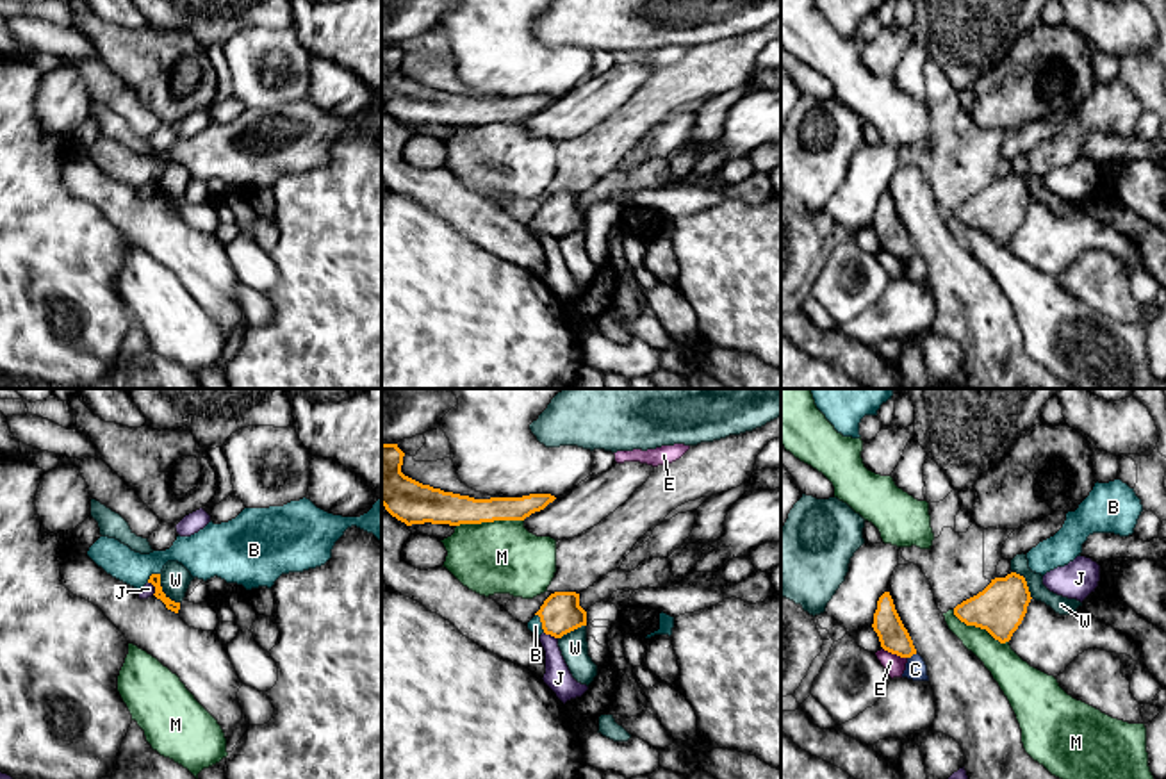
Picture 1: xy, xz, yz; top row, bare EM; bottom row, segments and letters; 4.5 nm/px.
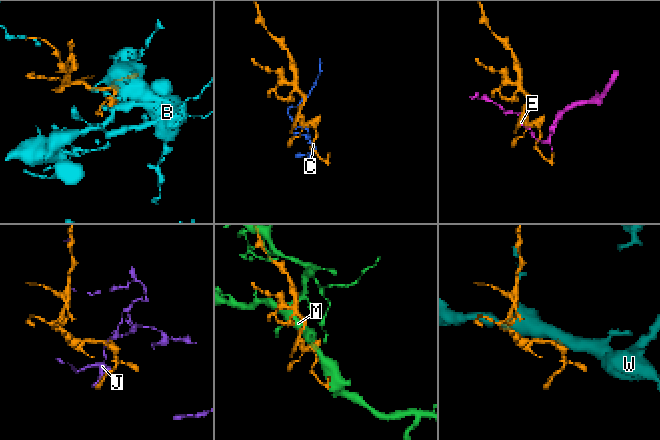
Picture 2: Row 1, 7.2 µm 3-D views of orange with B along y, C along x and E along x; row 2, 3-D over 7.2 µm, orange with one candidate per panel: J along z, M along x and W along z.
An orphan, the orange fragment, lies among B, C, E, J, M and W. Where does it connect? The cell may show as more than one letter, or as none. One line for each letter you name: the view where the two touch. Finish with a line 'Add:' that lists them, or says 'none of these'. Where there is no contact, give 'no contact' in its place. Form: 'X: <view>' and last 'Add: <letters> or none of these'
B: xz
Add: B

